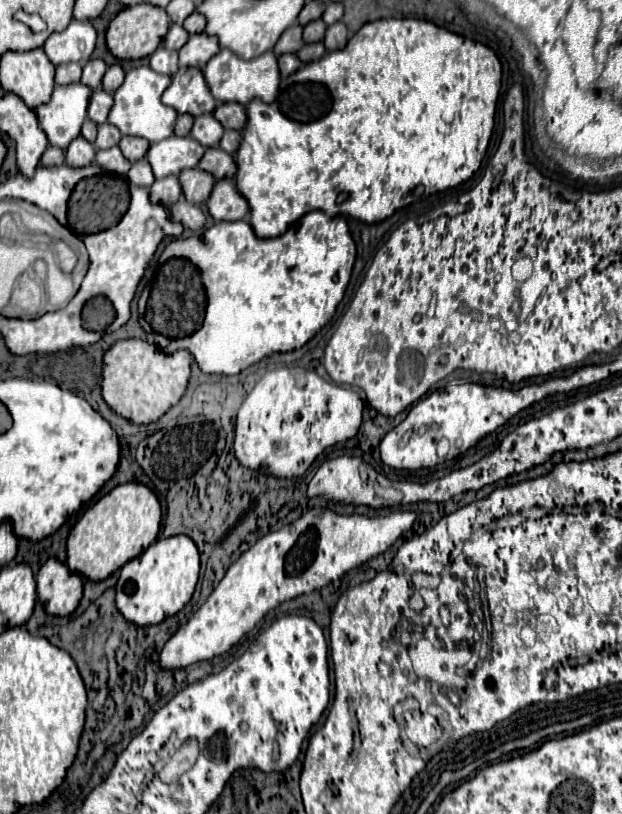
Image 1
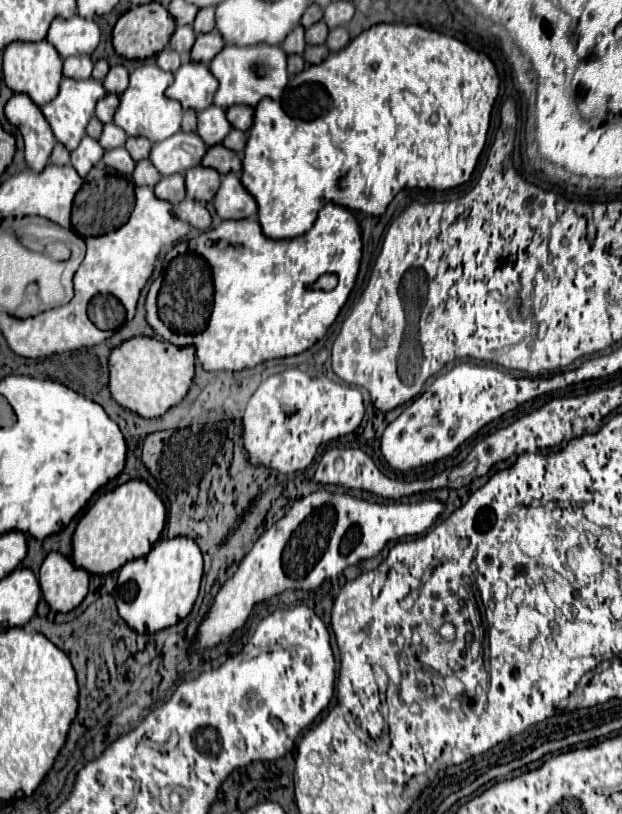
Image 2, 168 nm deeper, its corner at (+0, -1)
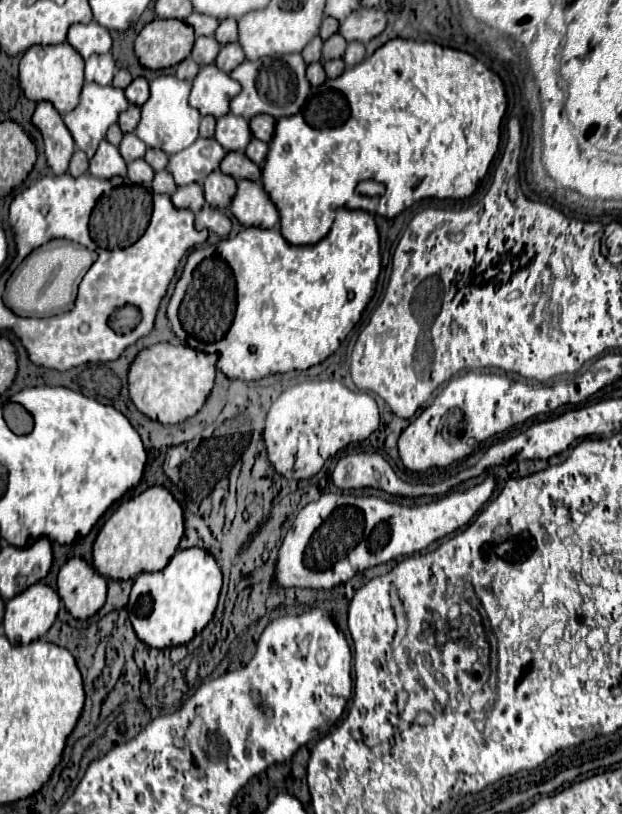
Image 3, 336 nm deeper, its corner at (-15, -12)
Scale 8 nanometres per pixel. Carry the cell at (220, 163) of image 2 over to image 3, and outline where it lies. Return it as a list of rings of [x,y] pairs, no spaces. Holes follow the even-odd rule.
[[[227,152],[221,160],[221,172],[233,176],[235,180],[247,178],[253,182],[261,182],[261,168],[255,162],[247,160],[243,152]]]

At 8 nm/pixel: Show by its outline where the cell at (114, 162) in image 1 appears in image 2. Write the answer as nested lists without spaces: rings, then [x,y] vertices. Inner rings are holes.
[[[118,147],[118,149],[110,149],[104,153],[102,161],[110,167],[110,169],[116,169],[118,173],[124,173],[124,175],[130,175],[132,169],[136,167],[136,163],[132,161],[132,157],[128,155],[128,151],[124,147]]]

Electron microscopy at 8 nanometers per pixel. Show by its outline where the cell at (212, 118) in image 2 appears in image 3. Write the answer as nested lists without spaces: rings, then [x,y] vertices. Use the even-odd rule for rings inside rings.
[[[225,114],[217,118],[217,130],[215,130],[215,140],[229,152],[243,152],[245,146],[251,142],[251,130],[249,130],[249,120],[235,116],[235,114]]]

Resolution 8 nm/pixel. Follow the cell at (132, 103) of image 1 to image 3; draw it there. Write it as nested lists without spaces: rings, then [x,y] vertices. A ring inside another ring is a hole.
[[[159,76],[151,82],[151,96],[141,106],[141,122],[135,130],[135,134],[149,148],[159,148],[167,154],[175,154],[175,152],[191,146],[197,140],[201,114],[199,114],[199,110],[189,106],[189,102],[187,102],[189,90],[191,90],[191,82],[179,80],[177,76]]]

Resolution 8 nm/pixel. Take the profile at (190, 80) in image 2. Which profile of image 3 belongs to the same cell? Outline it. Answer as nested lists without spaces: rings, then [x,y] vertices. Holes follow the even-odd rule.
[[[215,64],[203,66],[193,80],[193,90],[189,104],[201,112],[201,116],[225,116],[229,112],[229,102],[241,92],[239,82],[235,82],[227,72],[219,70]]]

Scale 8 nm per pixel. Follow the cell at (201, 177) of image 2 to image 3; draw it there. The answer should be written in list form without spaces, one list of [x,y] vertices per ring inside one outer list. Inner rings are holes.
[[[215,170],[211,172],[205,182],[203,182],[203,190],[205,190],[205,200],[215,206],[215,208],[227,208],[237,192],[237,184],[231,176]]]

